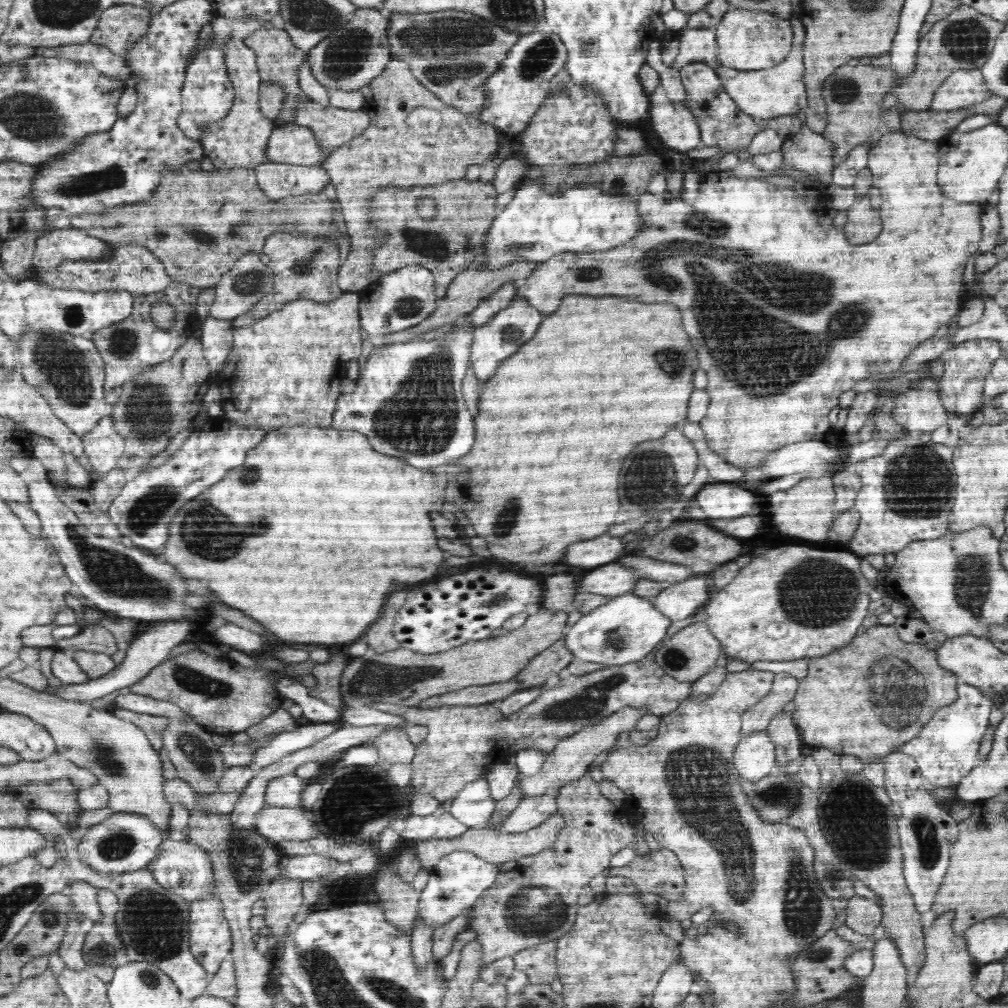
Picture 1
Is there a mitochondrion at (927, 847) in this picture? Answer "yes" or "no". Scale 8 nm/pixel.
yes

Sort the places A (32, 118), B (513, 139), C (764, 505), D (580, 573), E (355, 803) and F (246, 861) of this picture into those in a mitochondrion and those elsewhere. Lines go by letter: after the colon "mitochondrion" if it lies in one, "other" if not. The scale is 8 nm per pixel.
A: mitochondrion
B: other
C: other
D: other
E: mitochondrion
F: mitochondrion

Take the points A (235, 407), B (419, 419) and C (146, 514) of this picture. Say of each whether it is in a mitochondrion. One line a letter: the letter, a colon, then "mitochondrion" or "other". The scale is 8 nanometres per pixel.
A: other
B: mitochondrion
C: mitochondrion

